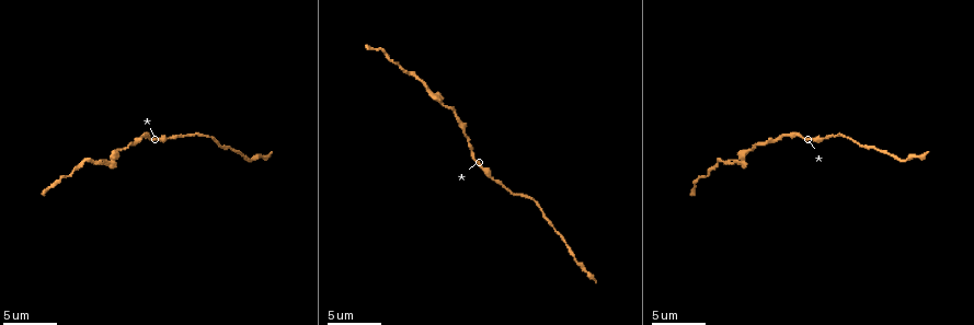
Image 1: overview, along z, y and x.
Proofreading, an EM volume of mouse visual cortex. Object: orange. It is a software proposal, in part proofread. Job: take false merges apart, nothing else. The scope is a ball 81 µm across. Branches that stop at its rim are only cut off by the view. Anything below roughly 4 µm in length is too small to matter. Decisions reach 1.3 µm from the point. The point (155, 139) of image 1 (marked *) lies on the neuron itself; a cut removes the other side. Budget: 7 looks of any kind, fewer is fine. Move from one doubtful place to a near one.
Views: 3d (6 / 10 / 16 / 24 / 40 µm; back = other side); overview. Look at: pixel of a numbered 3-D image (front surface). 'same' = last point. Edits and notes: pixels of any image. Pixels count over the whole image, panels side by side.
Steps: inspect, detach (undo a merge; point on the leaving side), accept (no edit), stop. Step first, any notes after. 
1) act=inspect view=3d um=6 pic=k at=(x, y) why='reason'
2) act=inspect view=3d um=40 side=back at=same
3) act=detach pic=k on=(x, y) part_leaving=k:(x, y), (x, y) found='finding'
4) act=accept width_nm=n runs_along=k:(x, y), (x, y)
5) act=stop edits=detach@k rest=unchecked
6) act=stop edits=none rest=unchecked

act=inspect view=3d um=6 pic=1 at=(470, 145) why='sudden change in width'

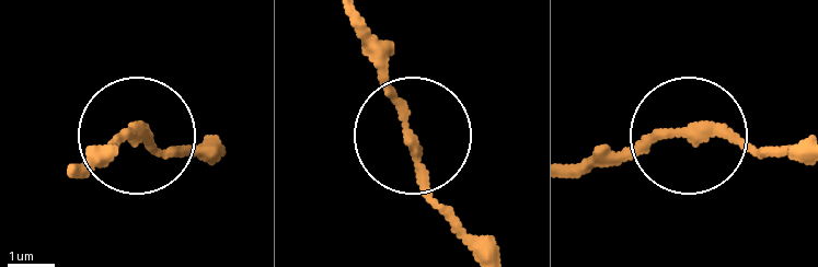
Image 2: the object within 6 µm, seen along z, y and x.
act=inspect view=3d um=6 side=back pic=2 at=(695, 131)

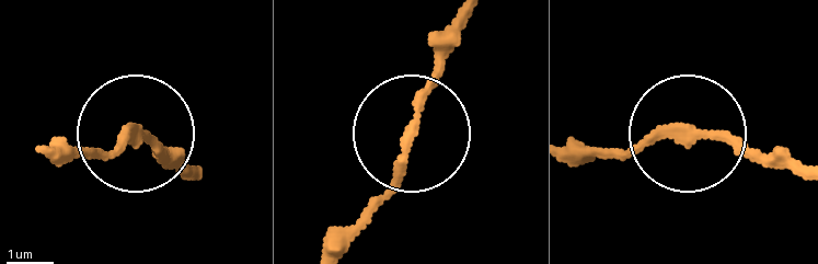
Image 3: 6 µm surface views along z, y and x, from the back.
act=accept runs_along=3:(377, 196), (451, 39) found='continuous, no second neuron'

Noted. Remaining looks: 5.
act=inspect view=3d um=10 pic=1 at=(174, 136) why='sudden change in width'

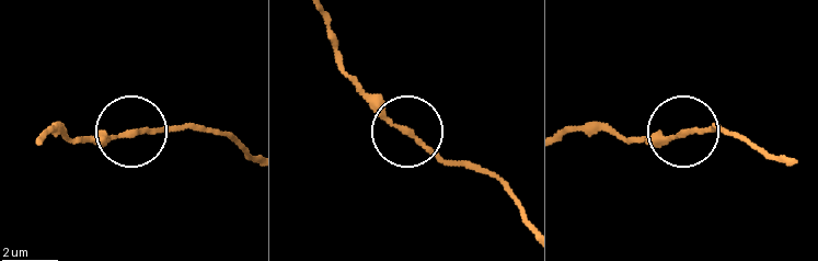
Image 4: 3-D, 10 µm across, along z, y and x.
act=accept width_nm=190 runs_along=4:(355, 80), (390, 121), (465, 168) found='continuous, no second neuron'

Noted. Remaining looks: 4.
act=inspect view=3d um=10 pic=1 at=(738, 163) why='three-way junction'

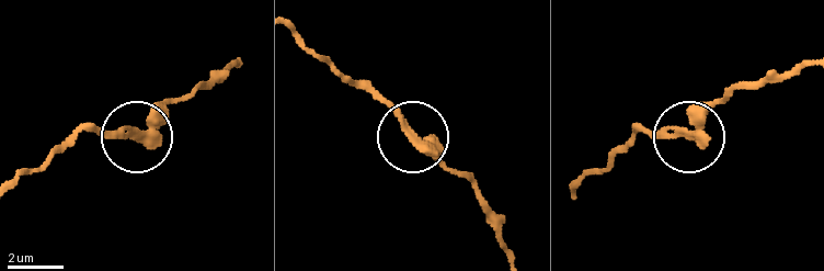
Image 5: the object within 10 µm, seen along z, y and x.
act=accept arms=3 runs_along=5:(804, 68), (747, 82), (691, 134), (656, 136), (637, 130) found='one neuron here'

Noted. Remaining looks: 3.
act=inspect view=3d um=10 pic=1 at=(906, 161) why='thick turns thin'

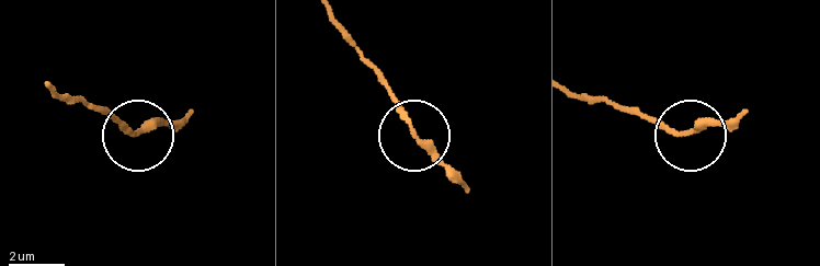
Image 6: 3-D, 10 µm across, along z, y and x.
act=accept runs_along=6:(53, 96), (97, 107), (135, 134), (186, 122) found='all the same neuron'

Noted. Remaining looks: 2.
act=stop edits=none rest=unchecked

